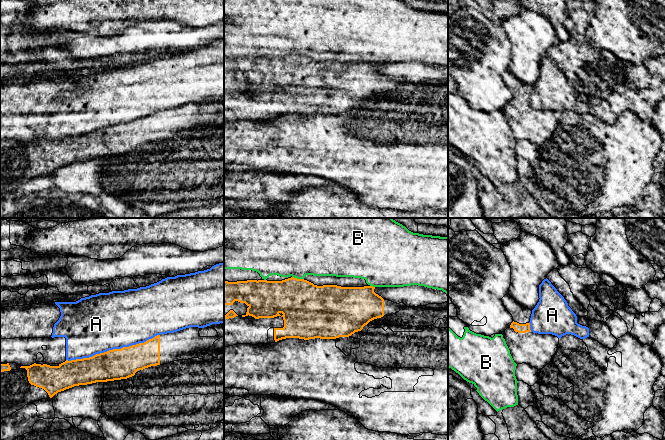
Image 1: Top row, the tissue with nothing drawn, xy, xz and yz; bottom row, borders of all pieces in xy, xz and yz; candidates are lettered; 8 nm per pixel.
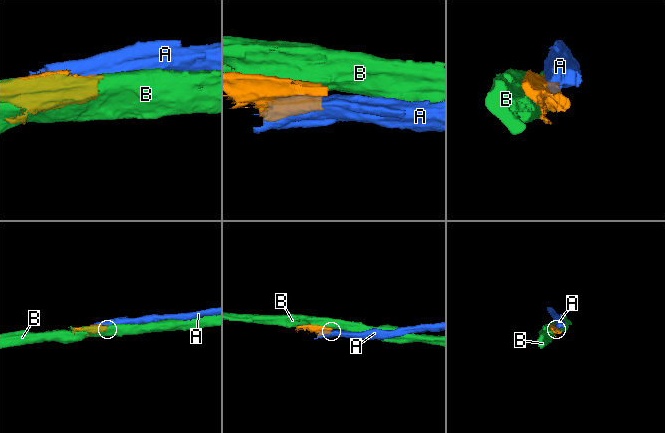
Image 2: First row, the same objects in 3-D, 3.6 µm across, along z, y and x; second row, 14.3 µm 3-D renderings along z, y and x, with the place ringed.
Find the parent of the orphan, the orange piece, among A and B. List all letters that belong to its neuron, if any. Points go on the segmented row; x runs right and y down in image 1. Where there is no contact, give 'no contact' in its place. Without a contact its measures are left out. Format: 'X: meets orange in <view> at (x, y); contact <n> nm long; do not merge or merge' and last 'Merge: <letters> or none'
A: meets orange in xy at (113, 349); contact 800 nm long; do not merge
B: meets orange in xz at (298, 279); contact 100 nm long; do not merge
Merge: none

